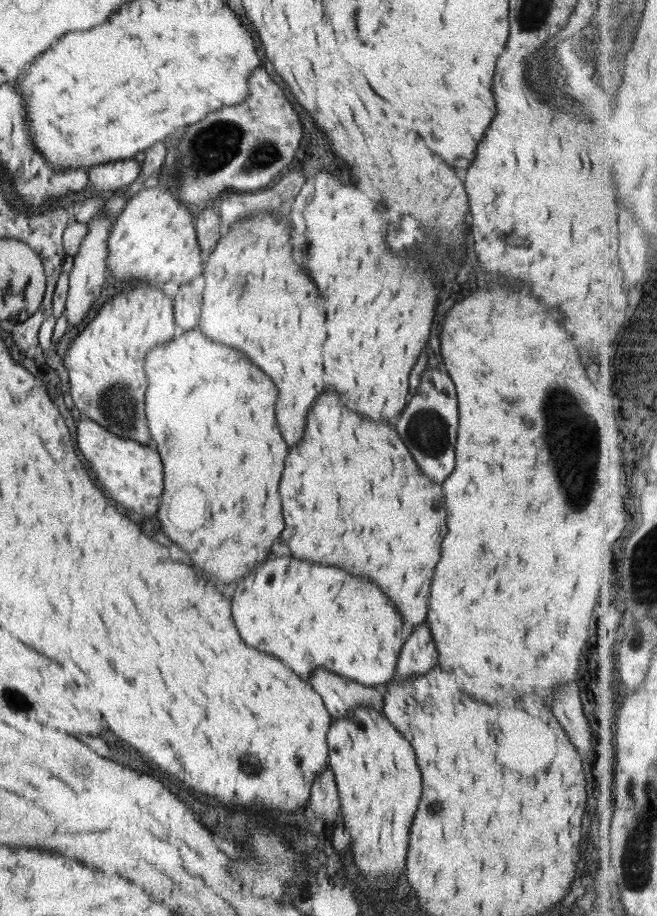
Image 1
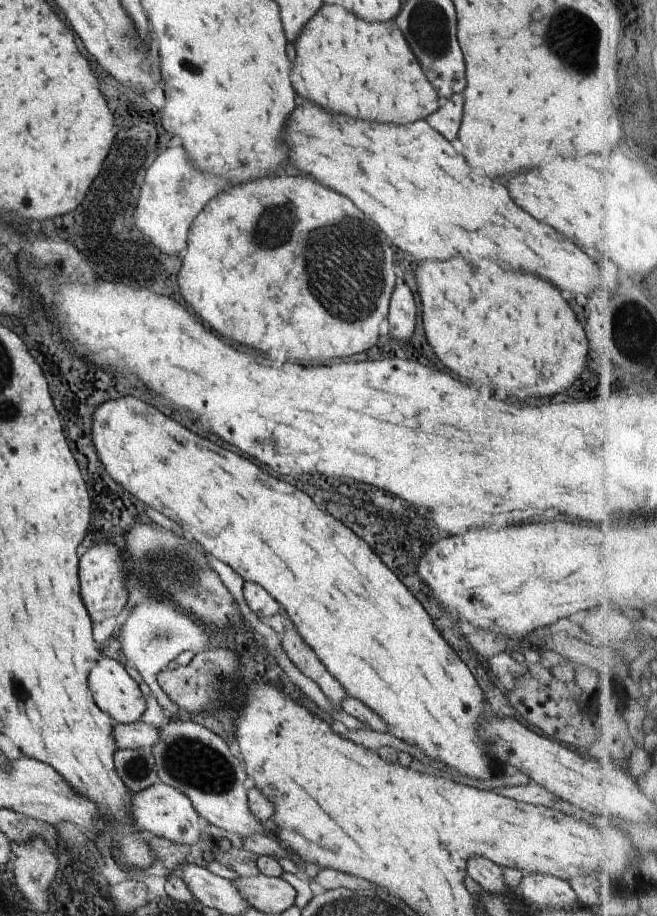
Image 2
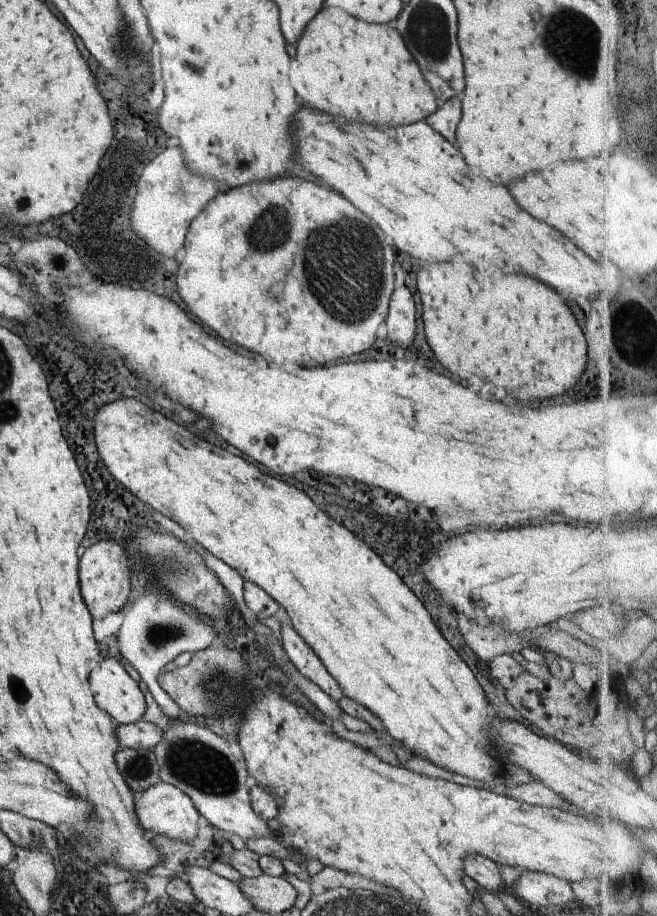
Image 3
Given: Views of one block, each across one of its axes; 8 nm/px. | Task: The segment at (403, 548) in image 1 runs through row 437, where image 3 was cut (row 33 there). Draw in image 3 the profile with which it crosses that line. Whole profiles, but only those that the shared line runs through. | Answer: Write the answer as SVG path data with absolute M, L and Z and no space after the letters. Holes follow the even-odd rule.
M324 8L316 18L312 18L302 38L298 40L296 56L290 64L290 86L308 108L330 114L334 118L344 118L346 122L352 120L378 126L412 124L436 112L440 105L416 58L404 46L402 36L394 26L358 22L354 18L348 18L344 10L334 8Z

